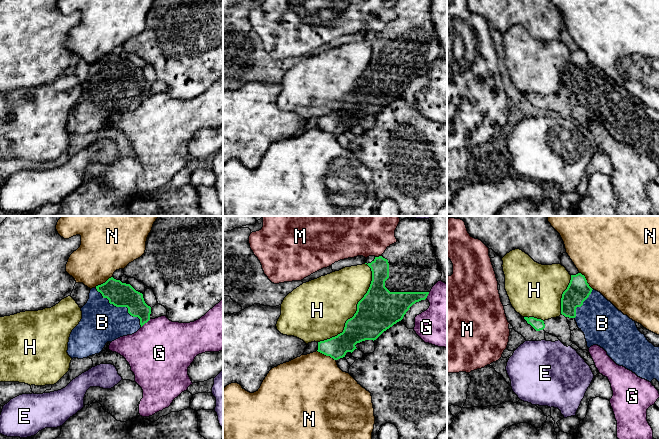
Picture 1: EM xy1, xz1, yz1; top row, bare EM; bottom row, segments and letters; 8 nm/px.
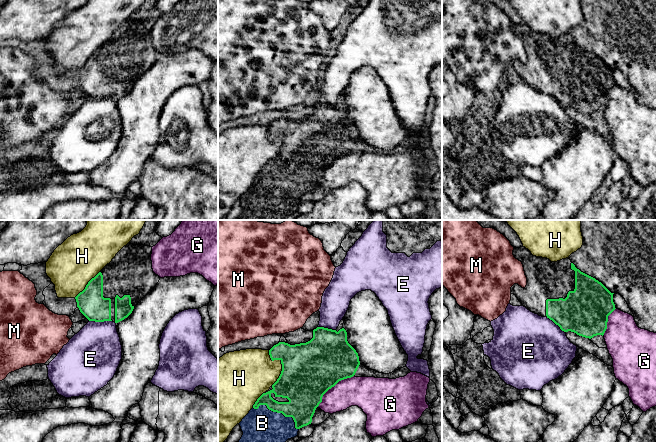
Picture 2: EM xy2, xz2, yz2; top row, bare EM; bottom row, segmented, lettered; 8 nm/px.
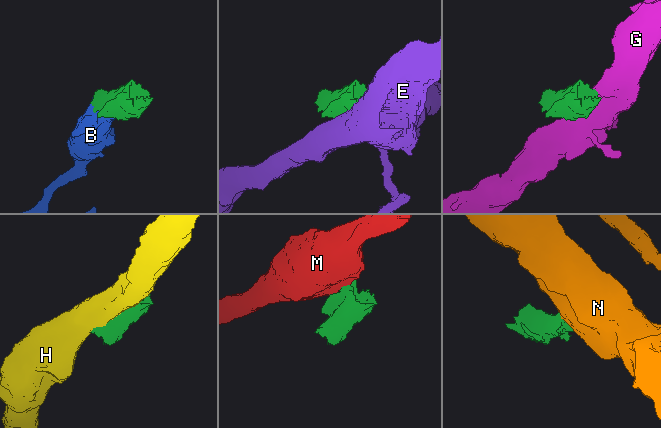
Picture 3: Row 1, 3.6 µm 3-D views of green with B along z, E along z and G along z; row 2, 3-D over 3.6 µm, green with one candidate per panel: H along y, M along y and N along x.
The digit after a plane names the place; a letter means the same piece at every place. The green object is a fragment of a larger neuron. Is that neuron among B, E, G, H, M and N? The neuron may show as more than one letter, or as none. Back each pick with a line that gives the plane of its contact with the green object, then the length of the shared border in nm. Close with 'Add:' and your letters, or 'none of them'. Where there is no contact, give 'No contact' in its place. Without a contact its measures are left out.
B: Touches green in xy1. Shared border 500 nm
Add: B

